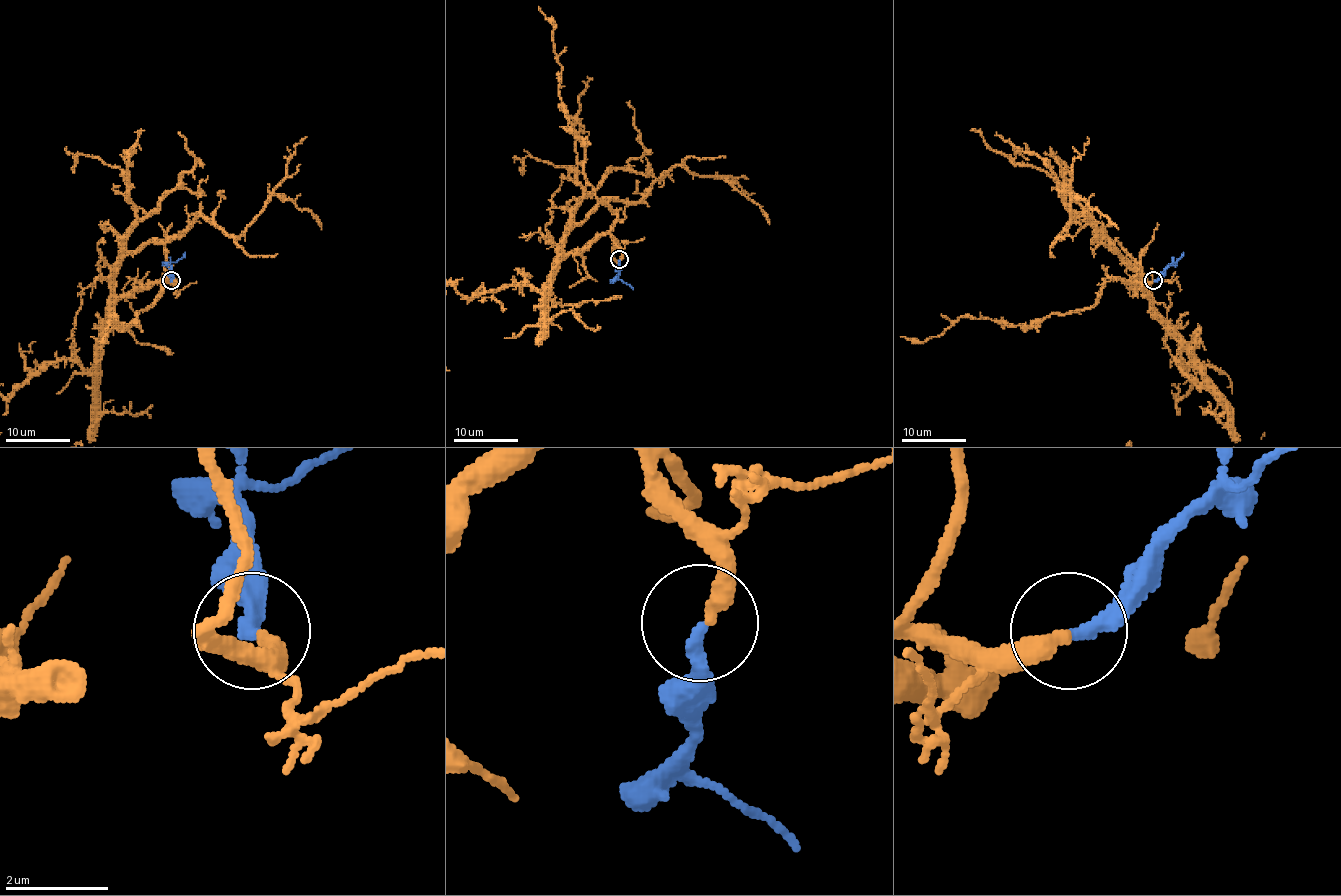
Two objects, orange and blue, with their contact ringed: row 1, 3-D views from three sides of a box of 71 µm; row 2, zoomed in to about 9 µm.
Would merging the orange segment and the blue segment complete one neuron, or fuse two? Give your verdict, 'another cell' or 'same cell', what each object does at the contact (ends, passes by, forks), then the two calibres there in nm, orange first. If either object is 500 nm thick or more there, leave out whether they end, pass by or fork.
same cell; orange ends there; blue ends there; 320 nm thick on the orange side, 280 nm on the other

